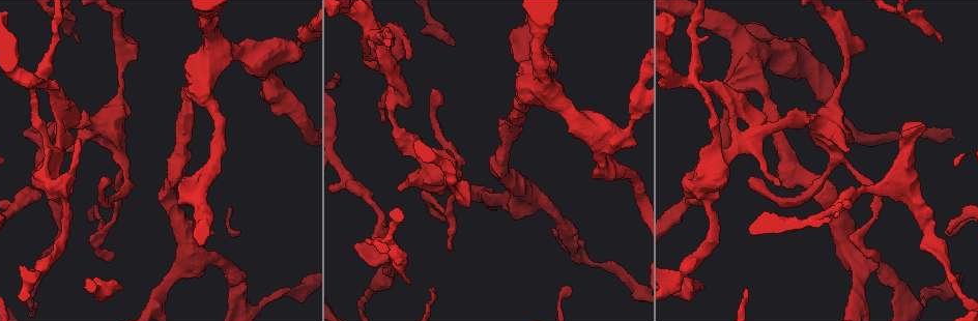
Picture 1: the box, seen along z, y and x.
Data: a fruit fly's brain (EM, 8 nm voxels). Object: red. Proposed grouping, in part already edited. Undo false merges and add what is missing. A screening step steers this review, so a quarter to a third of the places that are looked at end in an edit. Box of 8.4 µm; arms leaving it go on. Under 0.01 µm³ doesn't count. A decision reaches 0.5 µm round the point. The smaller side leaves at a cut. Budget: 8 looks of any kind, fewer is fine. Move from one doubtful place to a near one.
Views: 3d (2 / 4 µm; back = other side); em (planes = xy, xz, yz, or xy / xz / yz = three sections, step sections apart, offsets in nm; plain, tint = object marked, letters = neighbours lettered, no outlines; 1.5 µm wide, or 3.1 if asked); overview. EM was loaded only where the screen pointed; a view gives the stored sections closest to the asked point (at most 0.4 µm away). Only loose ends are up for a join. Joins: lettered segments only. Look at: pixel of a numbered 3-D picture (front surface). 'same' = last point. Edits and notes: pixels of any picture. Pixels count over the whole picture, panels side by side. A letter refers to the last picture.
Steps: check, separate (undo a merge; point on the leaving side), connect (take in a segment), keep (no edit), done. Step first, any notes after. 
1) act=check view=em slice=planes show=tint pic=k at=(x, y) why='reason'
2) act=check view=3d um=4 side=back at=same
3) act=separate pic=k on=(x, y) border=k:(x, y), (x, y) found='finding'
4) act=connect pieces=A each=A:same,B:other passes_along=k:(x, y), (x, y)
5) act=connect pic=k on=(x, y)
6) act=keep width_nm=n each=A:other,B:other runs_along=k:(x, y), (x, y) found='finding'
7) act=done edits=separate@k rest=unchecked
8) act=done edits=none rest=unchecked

act=check view=em slice=planes show=letters pic=1 at=(112, 251) why='an open end'

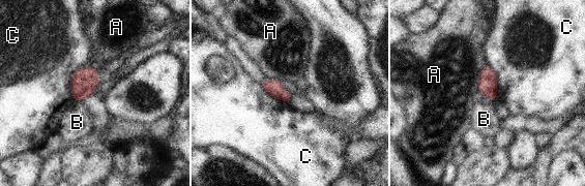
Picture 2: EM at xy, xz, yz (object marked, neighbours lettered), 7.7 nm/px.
act=keep each=A:other,B:other,C:other border=2:(486, 63), (479, 72), (477, 90) found='none of them fits'

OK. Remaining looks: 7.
act=check view=em slice=planes show=letters pic=1 at=(440, 193) why='stops while still wide'

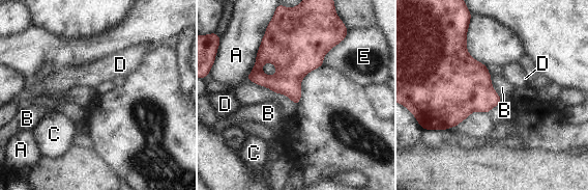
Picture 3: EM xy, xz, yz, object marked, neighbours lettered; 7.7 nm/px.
act=keep each=A:other,B:other,C:other,D:other,E:other border=3:(490, 74), (492, 86), (501, 100) found='no lettered segment goes on from it'

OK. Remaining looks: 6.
act=check view=em slice=planes show=letters pic=1 at=(454, 46) why='free end'

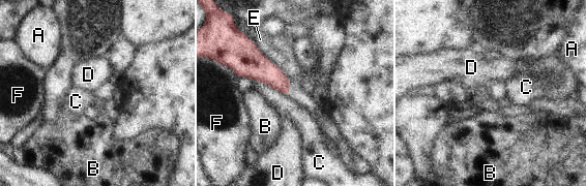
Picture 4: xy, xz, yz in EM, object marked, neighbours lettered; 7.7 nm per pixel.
act=keep longest_contact=C:300nm each=A:other,B:other,C:other,D:other,E:other,F:other border=4:(254, 80), (266, 83), (287, 96) found='none of them fits'

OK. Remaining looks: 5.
act=done edits=none rest=unchecked

